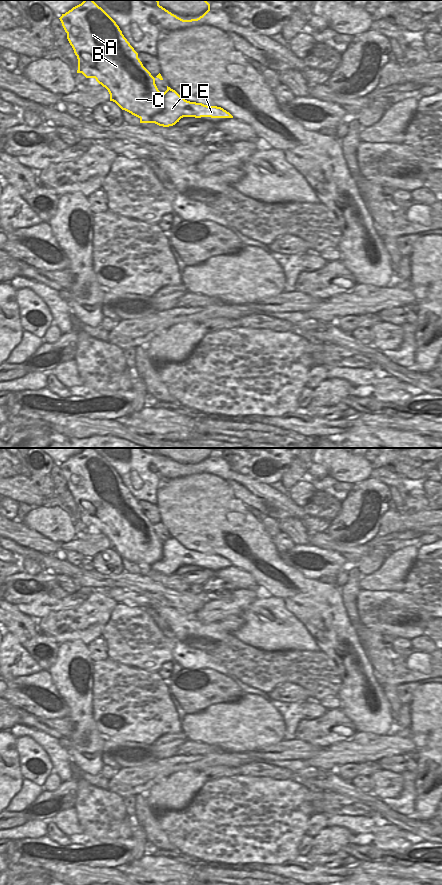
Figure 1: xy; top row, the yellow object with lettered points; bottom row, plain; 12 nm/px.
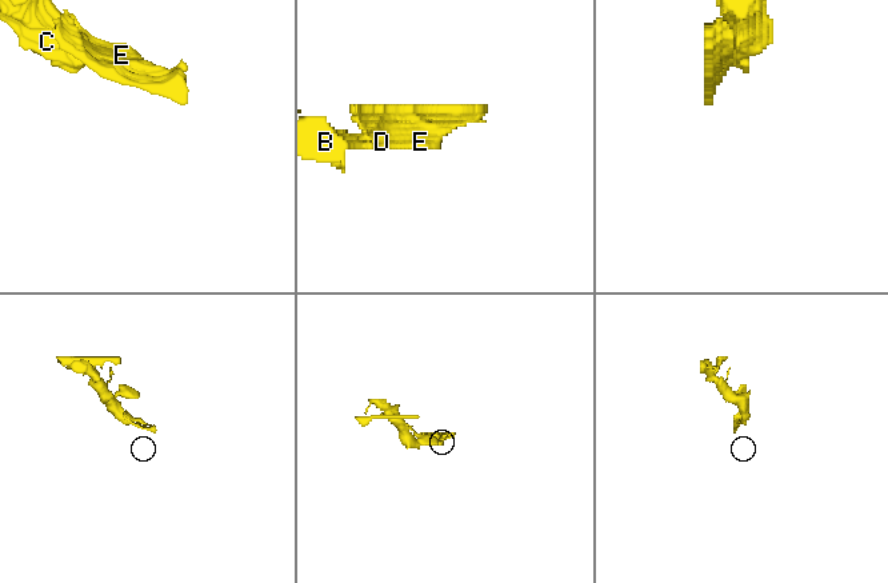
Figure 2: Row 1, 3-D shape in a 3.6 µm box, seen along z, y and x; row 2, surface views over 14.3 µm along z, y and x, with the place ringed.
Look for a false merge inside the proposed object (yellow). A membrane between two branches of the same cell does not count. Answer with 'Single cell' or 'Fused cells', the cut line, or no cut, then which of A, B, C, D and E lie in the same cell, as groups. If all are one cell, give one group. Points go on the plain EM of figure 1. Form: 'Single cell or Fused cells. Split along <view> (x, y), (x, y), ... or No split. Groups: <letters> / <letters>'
Fused cells. Split along xy (163, 541), (162, 555), (152, 564), (153, 570). Groups: A B C / D E.

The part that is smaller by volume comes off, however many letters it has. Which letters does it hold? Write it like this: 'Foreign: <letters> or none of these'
Foreign: D, E

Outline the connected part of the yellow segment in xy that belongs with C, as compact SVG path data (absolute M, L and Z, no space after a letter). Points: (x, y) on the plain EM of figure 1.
M84 448L59 467L77 504L77 521L95 526L108 538L110 549L138 565L140 571L154 571L152 564L162 557L165 543L158 538L155 526L143 514L116 470L93 448Z

